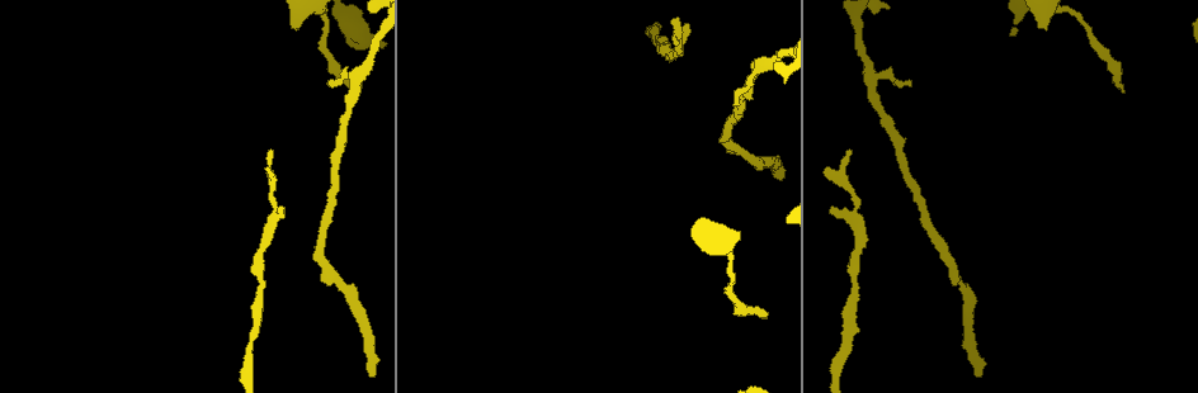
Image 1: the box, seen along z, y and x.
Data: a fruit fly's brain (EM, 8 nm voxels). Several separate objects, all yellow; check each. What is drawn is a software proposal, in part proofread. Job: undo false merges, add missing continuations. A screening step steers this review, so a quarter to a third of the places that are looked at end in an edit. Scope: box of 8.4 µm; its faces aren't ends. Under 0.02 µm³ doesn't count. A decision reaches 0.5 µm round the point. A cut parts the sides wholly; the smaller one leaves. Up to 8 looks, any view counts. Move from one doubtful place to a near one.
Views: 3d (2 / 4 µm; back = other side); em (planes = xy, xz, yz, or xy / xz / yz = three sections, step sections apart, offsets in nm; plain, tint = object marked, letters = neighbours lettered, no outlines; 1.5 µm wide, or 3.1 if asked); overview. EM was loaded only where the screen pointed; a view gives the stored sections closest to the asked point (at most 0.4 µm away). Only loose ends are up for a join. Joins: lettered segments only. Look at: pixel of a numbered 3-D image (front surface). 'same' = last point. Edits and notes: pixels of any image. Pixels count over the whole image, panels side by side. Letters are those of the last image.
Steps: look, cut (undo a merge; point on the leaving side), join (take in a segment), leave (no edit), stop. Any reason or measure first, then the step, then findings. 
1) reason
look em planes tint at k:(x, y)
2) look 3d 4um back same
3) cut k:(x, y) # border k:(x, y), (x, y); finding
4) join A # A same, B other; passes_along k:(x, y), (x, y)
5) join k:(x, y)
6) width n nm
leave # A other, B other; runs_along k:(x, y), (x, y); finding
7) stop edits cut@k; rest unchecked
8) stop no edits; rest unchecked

an open end
look em 3.1um planes tint at 1:(296, 31)

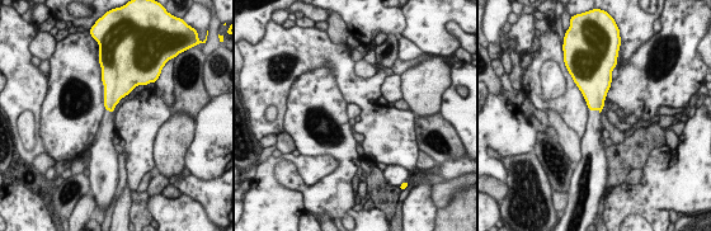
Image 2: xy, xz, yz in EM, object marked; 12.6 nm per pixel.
see the neighbours
look em 3.1um planes letters same

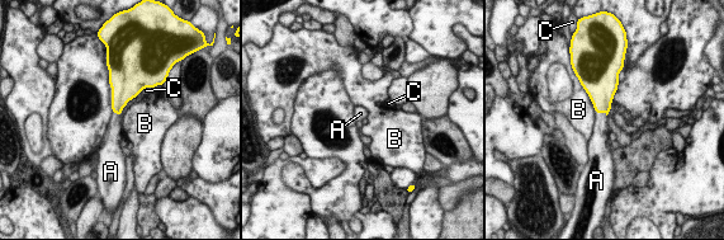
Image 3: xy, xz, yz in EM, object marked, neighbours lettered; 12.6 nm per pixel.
longest_contact B 420 nm
join A # A same, B other, C other; it goes on there

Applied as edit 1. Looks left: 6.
thin end
look 3d 2um at 1:(737, 103)

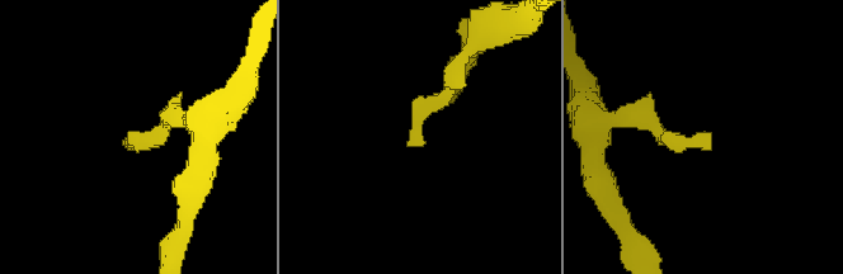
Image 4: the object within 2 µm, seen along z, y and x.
look em planes plain at 4:(138, 146)

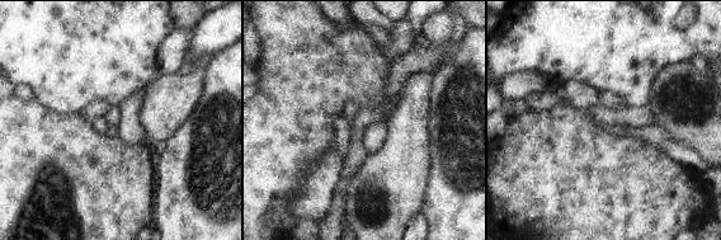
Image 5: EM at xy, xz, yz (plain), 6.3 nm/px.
look em planes letters same

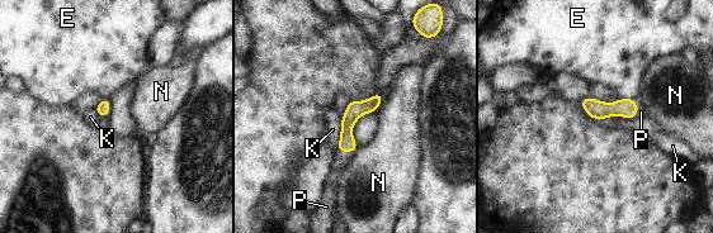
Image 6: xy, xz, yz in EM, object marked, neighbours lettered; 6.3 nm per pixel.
join P # E other, K other, N other, P same; passes_along 6:(627, 108), (636, 108), (641, 112); it goes on there

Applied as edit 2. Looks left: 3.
stop edits join@3, join@6; rest unchecked

